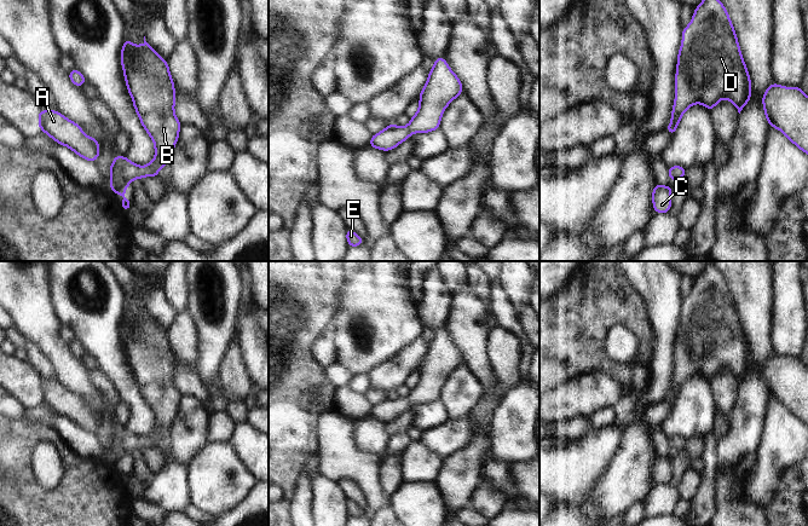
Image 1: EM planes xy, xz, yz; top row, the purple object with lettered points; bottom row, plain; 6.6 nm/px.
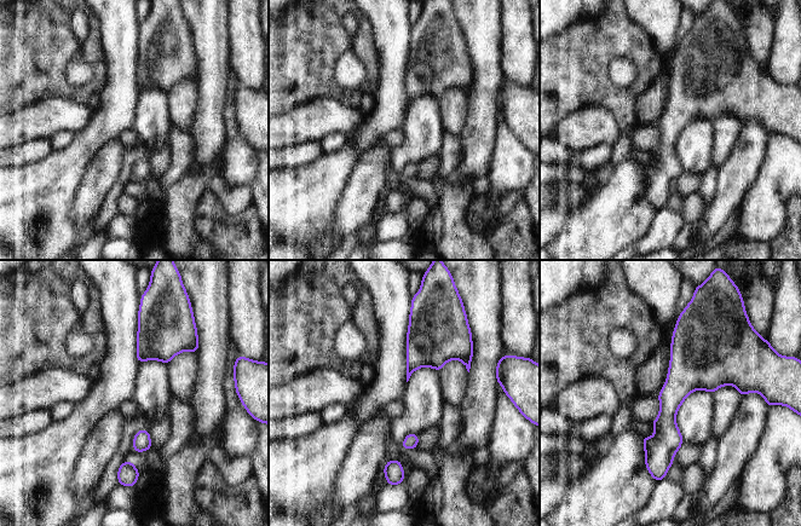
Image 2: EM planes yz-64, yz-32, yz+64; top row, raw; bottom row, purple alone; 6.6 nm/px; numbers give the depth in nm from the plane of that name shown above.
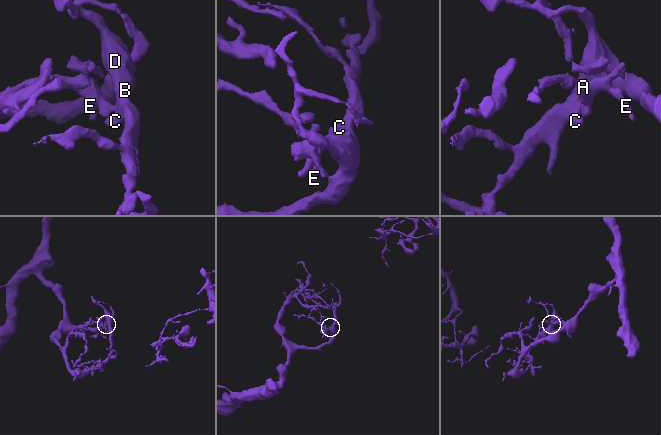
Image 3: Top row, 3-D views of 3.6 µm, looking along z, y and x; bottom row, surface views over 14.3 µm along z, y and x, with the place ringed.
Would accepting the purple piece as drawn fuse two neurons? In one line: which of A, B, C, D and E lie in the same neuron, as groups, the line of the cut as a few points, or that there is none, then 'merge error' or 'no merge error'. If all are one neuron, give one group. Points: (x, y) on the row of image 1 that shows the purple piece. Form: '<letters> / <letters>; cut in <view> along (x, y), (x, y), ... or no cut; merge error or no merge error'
A B C D E; no cut; no merge error

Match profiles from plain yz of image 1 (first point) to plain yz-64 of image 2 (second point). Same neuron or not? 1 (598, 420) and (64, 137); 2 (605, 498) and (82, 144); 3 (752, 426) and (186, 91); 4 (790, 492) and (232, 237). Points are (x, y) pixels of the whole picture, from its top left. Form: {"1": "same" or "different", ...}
{"1": "same", "2": "different", "3": "different", "4": "same"}

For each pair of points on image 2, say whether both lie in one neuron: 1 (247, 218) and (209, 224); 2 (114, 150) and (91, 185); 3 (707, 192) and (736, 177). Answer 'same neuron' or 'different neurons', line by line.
1: same neuron
2: same neuron
3: different neurons

